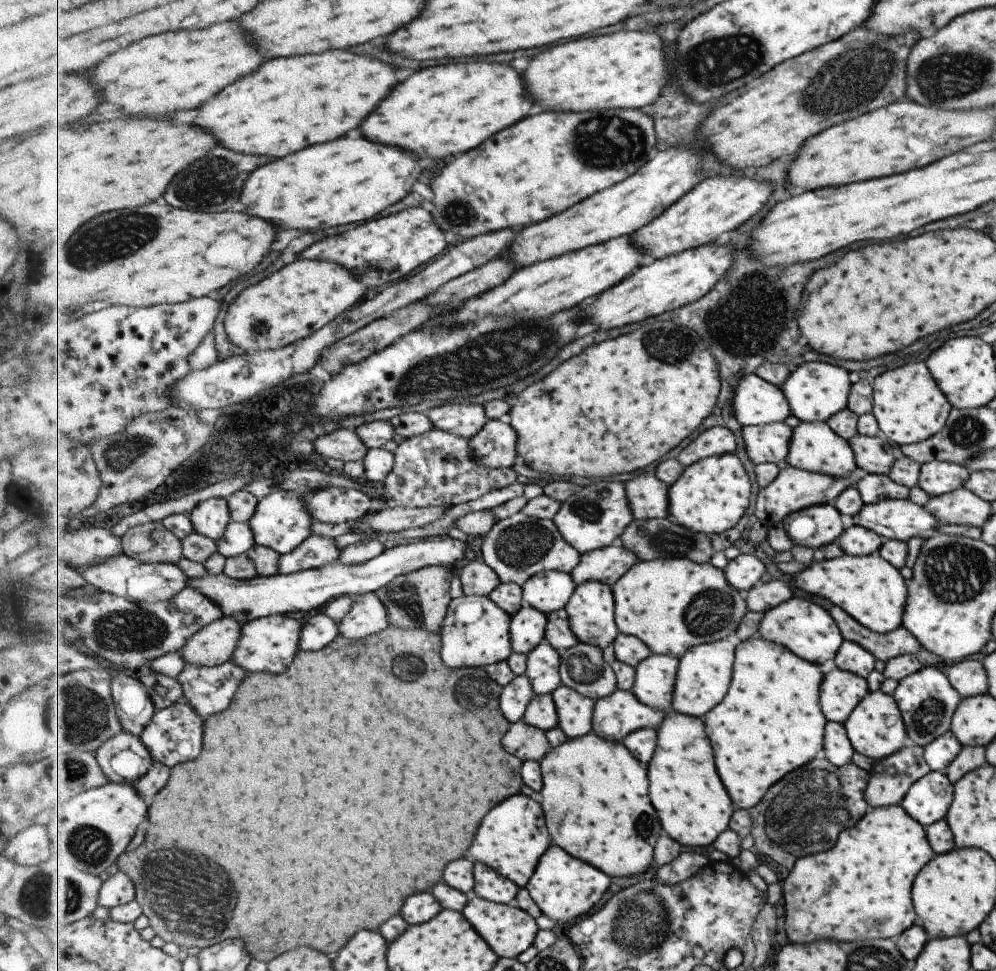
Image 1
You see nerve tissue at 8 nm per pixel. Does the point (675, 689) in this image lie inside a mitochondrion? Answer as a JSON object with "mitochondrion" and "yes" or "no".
{"mitochondrion":"no"}

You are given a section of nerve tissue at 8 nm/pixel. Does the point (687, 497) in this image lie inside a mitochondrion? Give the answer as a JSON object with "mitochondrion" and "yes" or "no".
{"mitochondrion":"no"}

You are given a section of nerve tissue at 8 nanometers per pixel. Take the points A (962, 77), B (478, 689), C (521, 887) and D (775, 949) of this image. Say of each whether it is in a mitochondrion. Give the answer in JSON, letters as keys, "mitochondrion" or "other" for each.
{"A":"mitochondrion","B":"mitochondrion","C":"other","D":"other"}

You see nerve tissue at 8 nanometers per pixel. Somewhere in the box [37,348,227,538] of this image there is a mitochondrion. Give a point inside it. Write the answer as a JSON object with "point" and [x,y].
{"point":[121,453]}

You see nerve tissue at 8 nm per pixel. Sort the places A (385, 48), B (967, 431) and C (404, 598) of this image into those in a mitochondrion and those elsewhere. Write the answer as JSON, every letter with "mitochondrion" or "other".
{"A":"other","B":"mitochondrion","C":"mitochondrion"}

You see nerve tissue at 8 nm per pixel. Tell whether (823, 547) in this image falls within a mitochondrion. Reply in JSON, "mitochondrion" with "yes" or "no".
{"mitochondrion":"no"}

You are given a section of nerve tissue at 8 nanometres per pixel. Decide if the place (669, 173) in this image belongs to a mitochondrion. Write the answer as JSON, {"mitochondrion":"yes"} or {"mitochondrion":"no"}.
{"mitochondrion":"no"}

